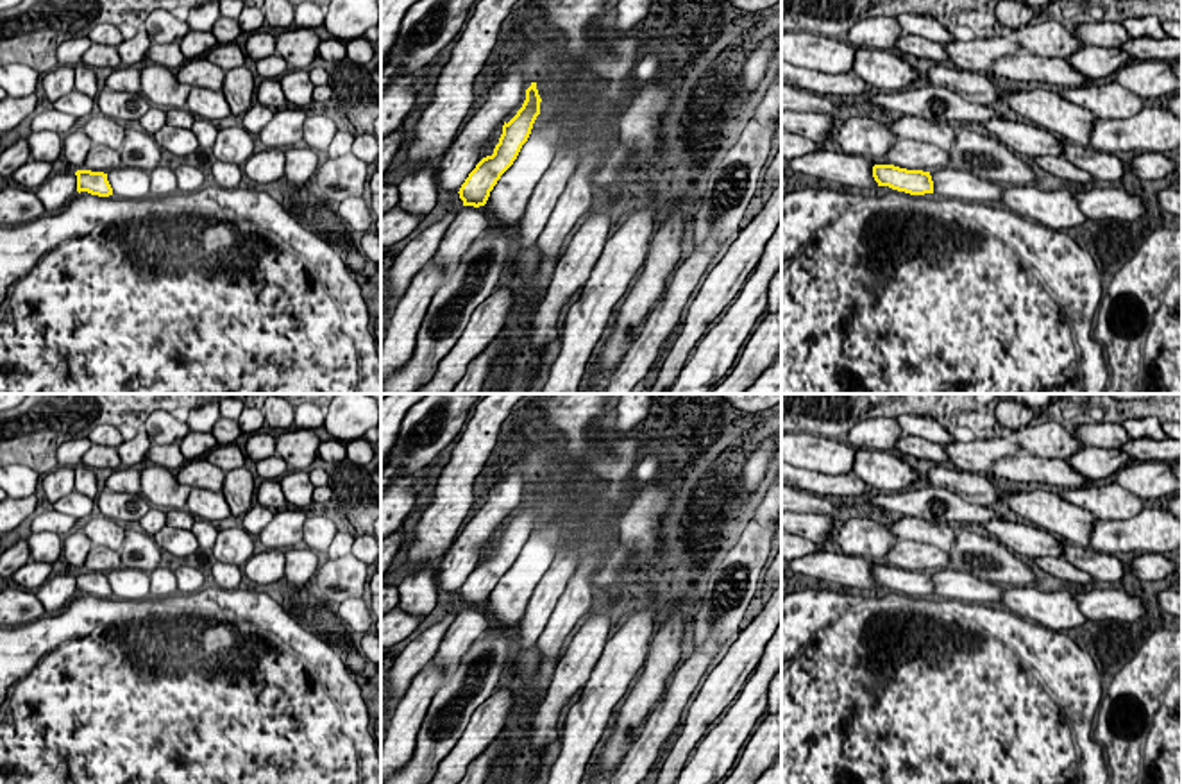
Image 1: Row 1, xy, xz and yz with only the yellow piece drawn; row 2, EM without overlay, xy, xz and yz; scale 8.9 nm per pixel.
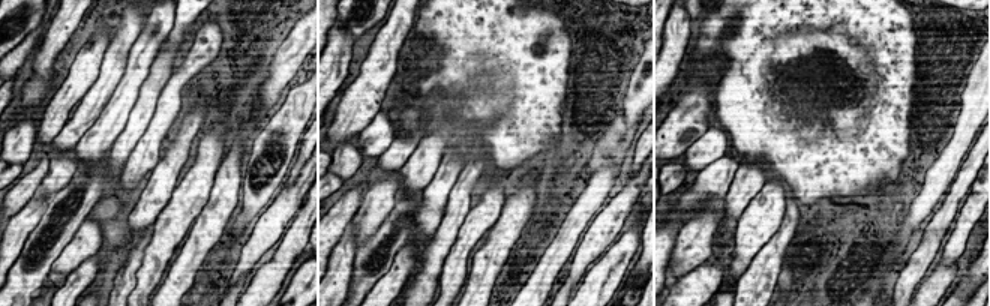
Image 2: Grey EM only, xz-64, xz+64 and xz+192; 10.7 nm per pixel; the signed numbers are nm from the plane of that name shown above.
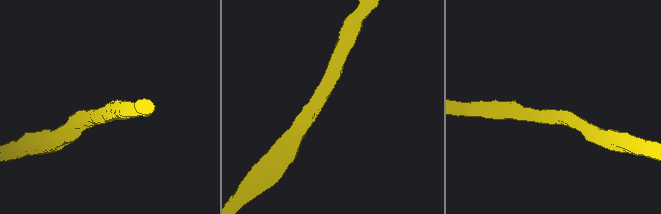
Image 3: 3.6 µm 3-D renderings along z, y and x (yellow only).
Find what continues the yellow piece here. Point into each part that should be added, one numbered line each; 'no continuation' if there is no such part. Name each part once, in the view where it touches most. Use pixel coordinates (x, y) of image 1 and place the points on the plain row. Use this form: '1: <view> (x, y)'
no continuation

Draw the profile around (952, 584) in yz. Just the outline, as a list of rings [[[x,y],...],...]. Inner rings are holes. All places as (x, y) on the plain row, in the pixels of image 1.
[[[941,569],[932,576],[933,594],[941,600],[958,600],[964,603],[992,603],[1003,607],[1003,587],[984,582],[969,573]]]

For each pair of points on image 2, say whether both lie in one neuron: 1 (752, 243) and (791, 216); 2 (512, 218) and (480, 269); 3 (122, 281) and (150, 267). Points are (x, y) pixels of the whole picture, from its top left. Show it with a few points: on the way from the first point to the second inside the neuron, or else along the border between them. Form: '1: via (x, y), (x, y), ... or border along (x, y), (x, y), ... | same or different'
1: border along (786, 198), (786, 212), (779, 230), (759, 249) | different
2: via (507, 230), (491, 257) | same
3: border along (150, 242), (132, 290) | different

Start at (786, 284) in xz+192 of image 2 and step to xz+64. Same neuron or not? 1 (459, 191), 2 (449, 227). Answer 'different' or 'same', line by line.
1: different
2: different

